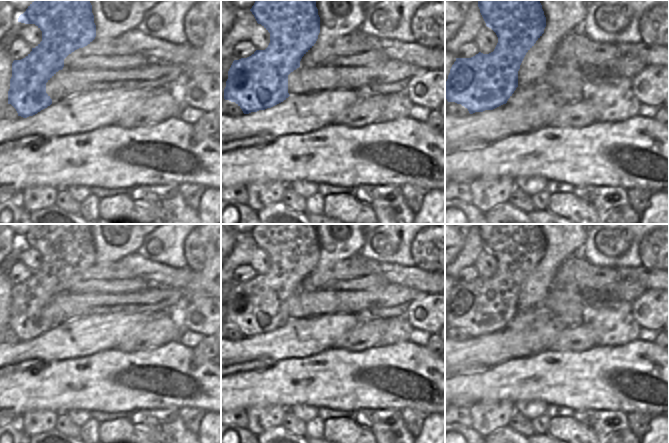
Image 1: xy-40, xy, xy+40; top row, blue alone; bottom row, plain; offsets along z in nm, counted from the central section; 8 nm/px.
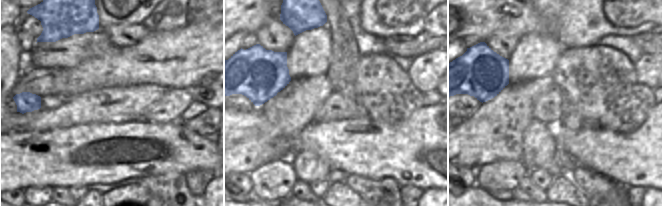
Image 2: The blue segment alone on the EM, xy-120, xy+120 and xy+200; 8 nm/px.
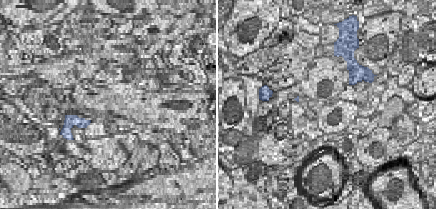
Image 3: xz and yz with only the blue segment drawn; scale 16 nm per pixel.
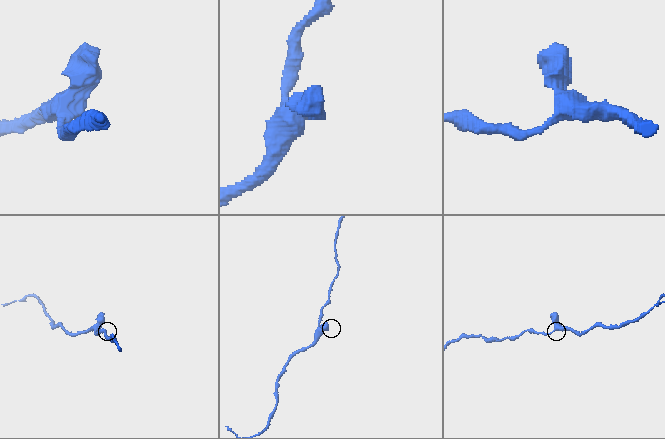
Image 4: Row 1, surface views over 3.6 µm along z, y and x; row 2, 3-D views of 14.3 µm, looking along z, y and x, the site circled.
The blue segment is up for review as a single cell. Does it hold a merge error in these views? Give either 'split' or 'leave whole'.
leave whole

